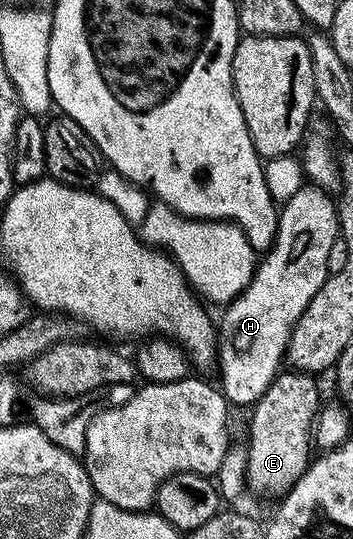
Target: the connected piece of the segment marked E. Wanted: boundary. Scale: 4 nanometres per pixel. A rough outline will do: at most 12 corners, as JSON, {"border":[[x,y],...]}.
{"border":[[278,373],[251,407],[245,478],[288,494],[322,409],[314,375]]}

